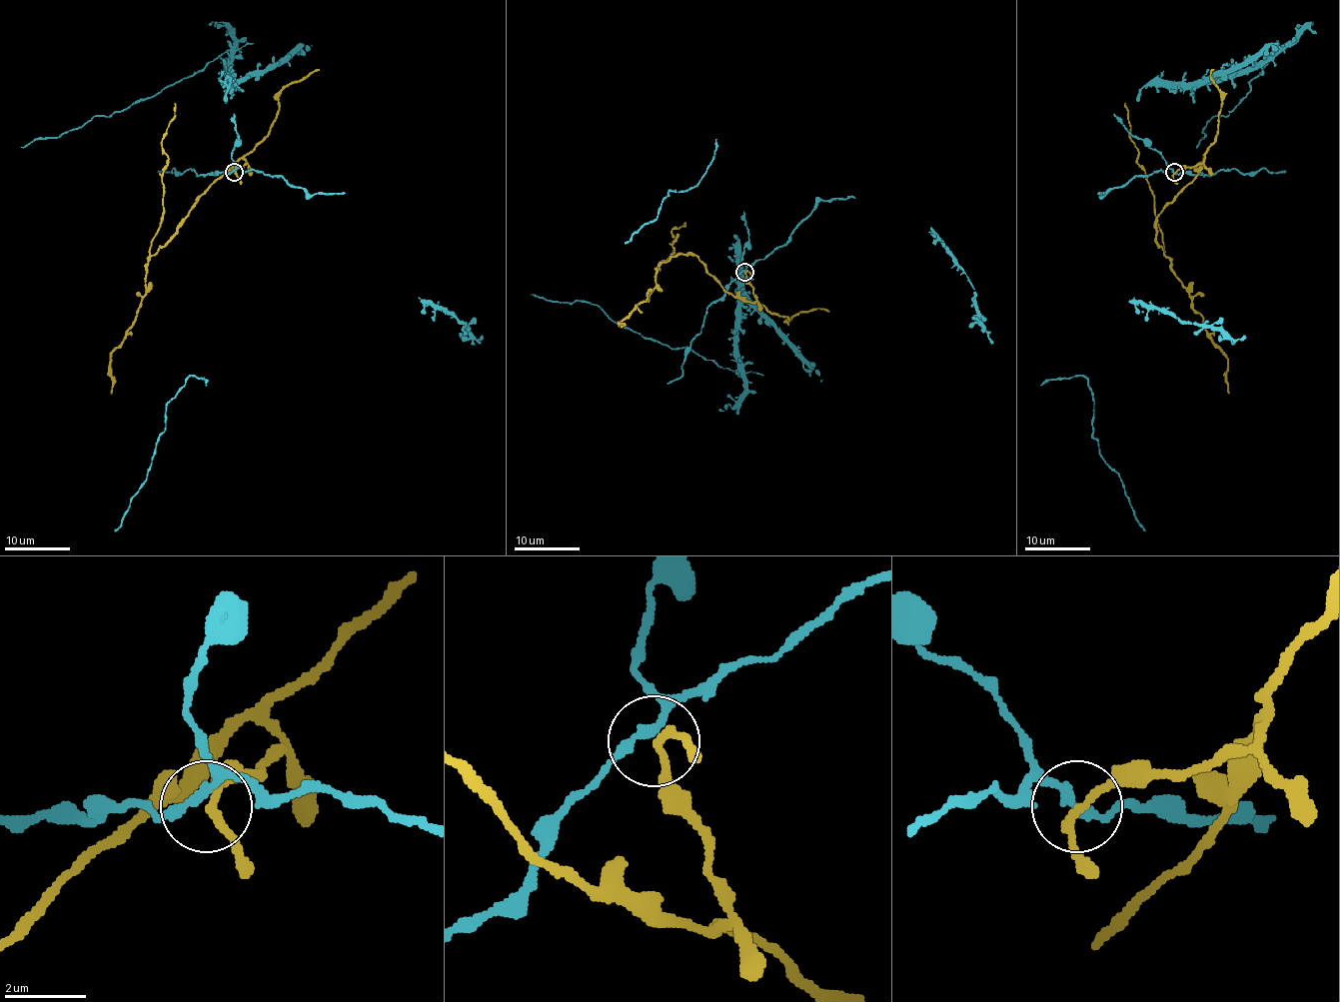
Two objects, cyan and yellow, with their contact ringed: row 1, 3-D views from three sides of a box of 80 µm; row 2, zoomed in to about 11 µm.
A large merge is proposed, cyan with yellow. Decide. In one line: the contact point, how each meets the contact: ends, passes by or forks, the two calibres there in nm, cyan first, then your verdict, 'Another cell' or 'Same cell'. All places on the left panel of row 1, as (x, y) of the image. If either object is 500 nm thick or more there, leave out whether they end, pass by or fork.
Place: (234, 172). At the ring cyan passes by. At the ring yellow passes by. Thickness 220 nm (cyan) against 190 nm. Another cell

